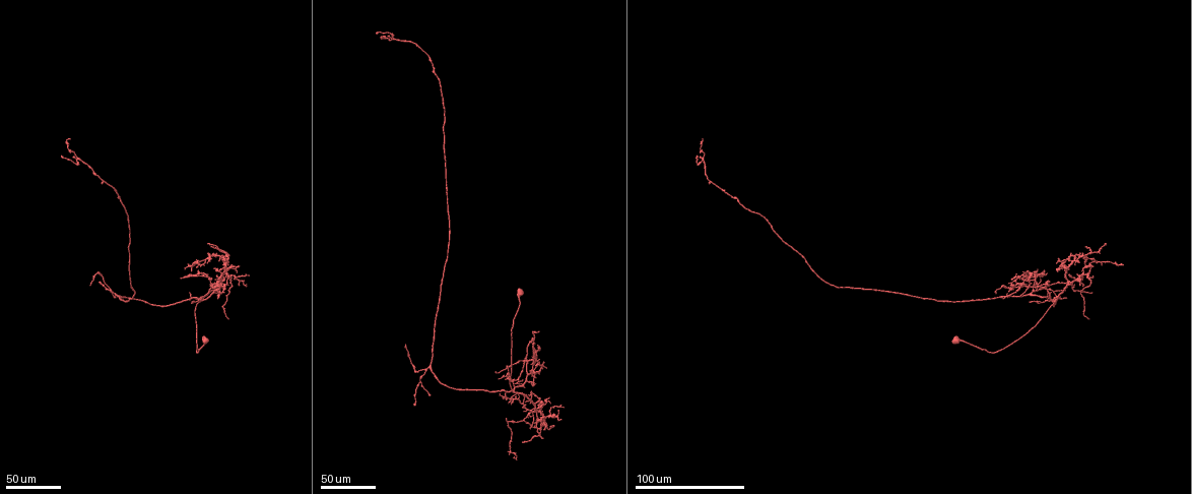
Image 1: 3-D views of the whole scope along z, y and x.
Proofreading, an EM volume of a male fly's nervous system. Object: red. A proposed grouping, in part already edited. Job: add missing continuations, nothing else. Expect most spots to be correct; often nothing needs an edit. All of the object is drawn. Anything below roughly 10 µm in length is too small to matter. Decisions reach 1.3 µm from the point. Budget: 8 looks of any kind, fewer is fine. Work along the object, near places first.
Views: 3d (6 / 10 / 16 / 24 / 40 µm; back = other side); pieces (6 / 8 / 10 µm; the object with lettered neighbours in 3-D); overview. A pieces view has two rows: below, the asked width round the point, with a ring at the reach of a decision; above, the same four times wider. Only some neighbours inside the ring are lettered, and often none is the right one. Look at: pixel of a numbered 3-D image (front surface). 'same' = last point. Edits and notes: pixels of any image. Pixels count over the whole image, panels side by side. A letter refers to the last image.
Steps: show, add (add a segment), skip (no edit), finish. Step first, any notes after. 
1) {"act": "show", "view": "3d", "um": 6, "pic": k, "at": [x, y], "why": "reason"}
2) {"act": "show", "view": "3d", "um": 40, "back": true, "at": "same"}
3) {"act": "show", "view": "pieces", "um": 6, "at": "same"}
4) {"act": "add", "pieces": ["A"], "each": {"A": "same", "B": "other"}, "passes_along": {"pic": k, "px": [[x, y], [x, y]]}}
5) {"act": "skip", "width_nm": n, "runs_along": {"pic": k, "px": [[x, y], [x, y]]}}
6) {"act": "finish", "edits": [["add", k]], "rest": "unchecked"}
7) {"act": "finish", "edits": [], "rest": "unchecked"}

{"act": "show", "view": "3d", "um": 40, "pic": 1, "at": [217, 262], "why": "an open end"}

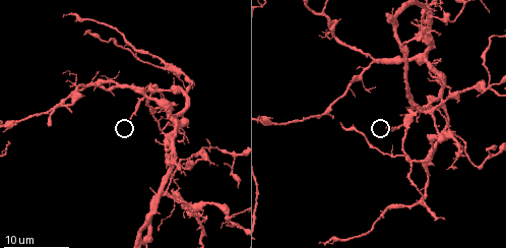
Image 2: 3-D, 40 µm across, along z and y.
{"act": "show", "view": "pieces", "um": 8, "pic": 2, "at": [385, 129]}

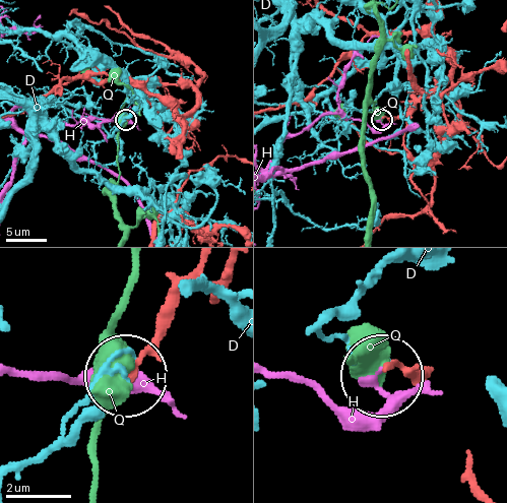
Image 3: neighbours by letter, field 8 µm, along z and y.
{"act": "skip", "each": {"D": "other", "H": "other", "Q": "other"}, "runs_along": {"pic": 3, "px": [[429, 374], [385, 366]]}, "found": "none of them fits"}

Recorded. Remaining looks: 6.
{"act": "show", "view": "3d", "um": 40, "pic": 1, "at": [554, 415], "why": "thin end"}

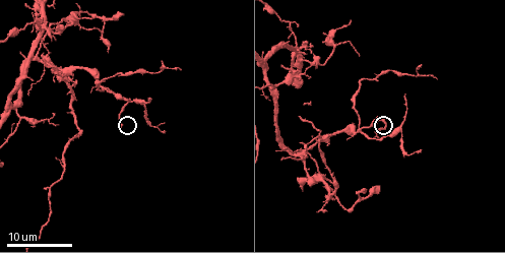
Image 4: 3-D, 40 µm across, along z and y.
{"act": "show", "view": "pieces", "um": 10, "pic": 4, "at": [376, 135]}

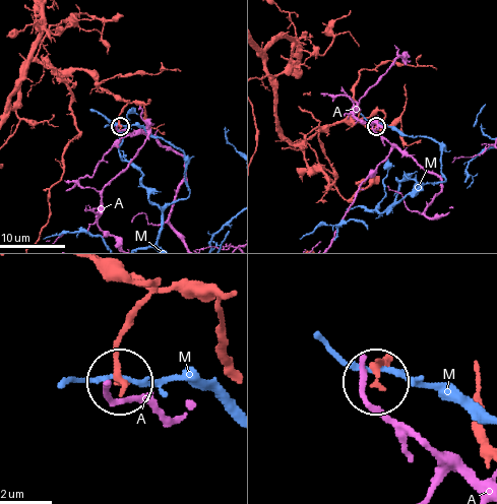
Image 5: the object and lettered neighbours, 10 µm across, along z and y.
{"act": "skip", "width_nm": 160, "each": {"A": "other", "M": "other"}, "found": "no lettered segment goes on from it"}

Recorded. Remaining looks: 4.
{"act": "show", "view": "3d", "um": 24, "pic": 1, "at": [222, 293], "why": "tapers out"}

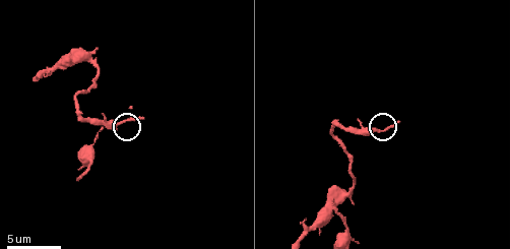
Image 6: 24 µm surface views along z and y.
{"act": "show", "view": "pieces", "um": 6, "pic": 6, "at": [398, 120]}

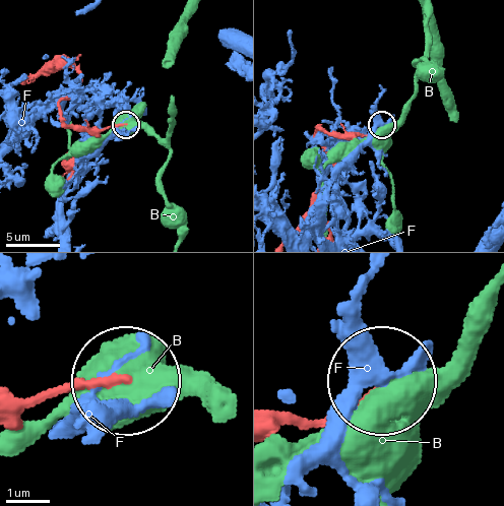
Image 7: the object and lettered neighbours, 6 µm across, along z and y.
{"act": "skip", "each": {"B": "other", "F": "other"}, "found": "no lettered segment goes on from it"}

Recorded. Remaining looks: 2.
{"act": "show", "view": "3d", "um": 24, "pic": 1, "at": [1066, 298], "why": "branch stops here"}

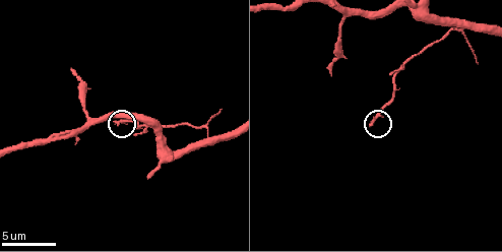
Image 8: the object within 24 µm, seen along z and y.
{"act": "show", "view": "pieces", "um": 8, "pic": 8, "at": [114, 121], "why": "see the neighbours"}

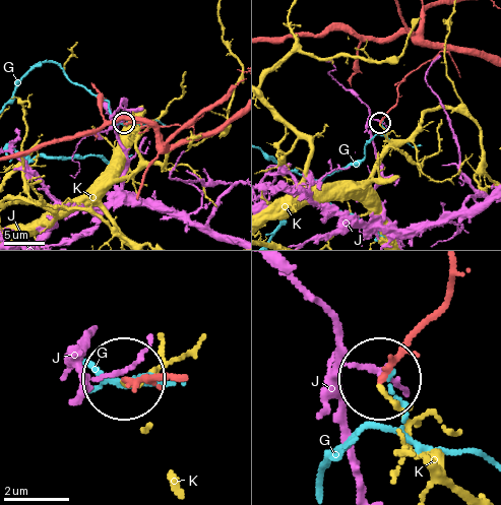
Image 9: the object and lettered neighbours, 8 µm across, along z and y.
{"act": "skip", "each": {"G": "other", "J": "other", "K": "other"}, "runs_along": {"pic": 9, "px": [[177, 381], [122, 381]]}, "found": "no lettered segment goes on from it"}

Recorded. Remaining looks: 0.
{"act": "finish", "edits": [], "rest": "unchecked"}

